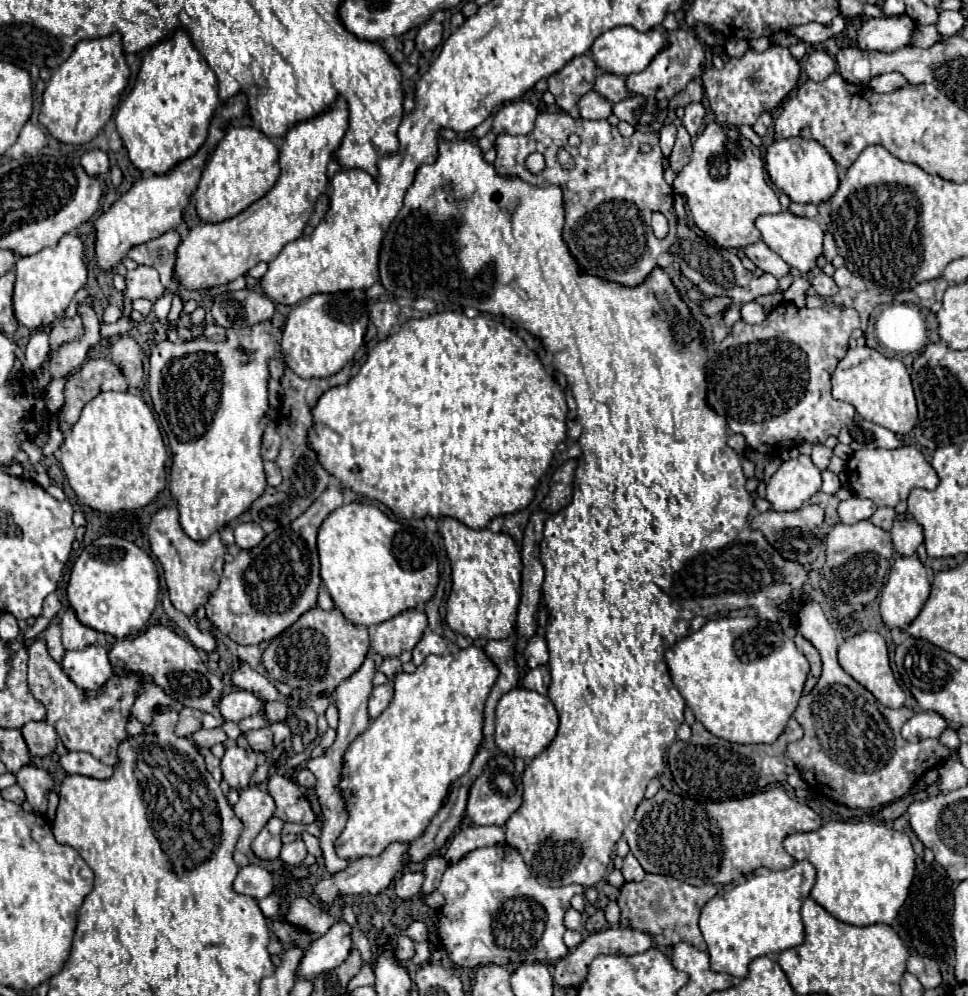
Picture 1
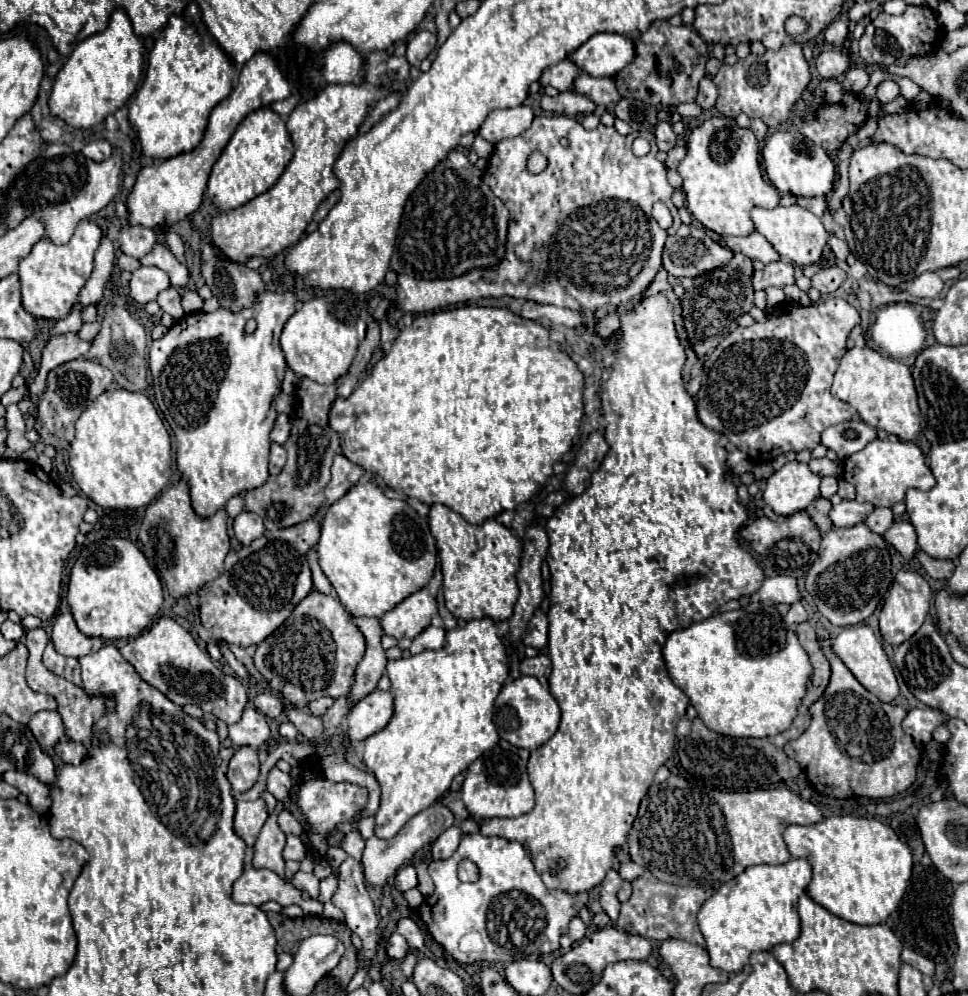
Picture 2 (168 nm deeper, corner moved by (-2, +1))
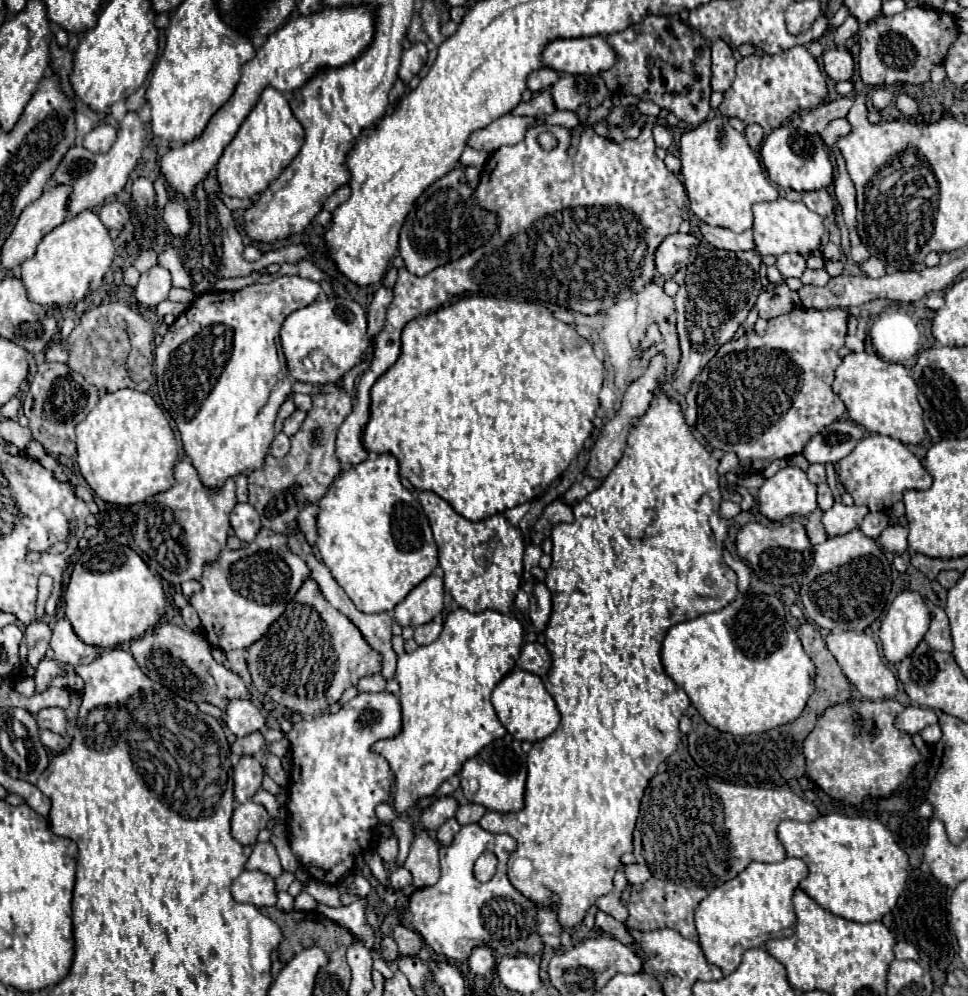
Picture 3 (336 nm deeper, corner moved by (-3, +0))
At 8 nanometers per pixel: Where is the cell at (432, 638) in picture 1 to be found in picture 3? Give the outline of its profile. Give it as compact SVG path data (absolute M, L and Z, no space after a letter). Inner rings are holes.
M435 616L431 622L421 624L421 626L415 628L415 642L421 644L421 646L423 644L431 644L433 640L437 640L441 628L443 628L443 618L441 616Z

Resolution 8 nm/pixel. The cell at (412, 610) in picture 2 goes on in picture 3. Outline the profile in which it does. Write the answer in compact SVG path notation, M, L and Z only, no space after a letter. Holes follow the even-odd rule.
M431 574L421 584L417 584L403 602L395 606L395 620L401 626L419 626L433 620L443 610L443 578Z

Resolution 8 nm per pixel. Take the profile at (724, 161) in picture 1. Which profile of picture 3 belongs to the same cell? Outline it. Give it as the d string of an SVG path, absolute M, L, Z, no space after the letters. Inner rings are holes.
M711 118L685 132L679 140L679 160L683 186L689 196L689 208L711 226L743 232L753 226L751 206L779 198L775 184L765 176L759 158L749 148L745 136L737 132L727 118Z

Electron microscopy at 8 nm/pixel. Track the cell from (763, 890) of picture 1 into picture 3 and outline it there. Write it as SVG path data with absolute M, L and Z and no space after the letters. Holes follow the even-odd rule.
M785 858L775 864L751 862L741 874L713 888L695 910L695 926L701 950L709 964L731 974L743 952L763 946L769 938L787 938L795 932L793 892L807 876L807 864L799 858Z

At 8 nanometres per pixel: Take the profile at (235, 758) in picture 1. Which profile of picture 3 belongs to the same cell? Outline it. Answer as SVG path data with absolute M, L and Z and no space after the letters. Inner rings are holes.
M241 756L241 760L235 766L233 780L235 780L235 800L239 804L251 800L253 794L261 788L261 780L263 780L261 762L253 756Z

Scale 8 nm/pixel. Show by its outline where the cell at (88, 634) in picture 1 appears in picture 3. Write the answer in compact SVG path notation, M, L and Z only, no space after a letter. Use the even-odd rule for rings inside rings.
M67 618L57 620L57 624L53 628L53 636L51 636L51 648L55 652L55 660L59 660L63 664L71 664L71 666L89 664L101 652L101 648L81 642L77 638L77 634L73 632L71 622Z

